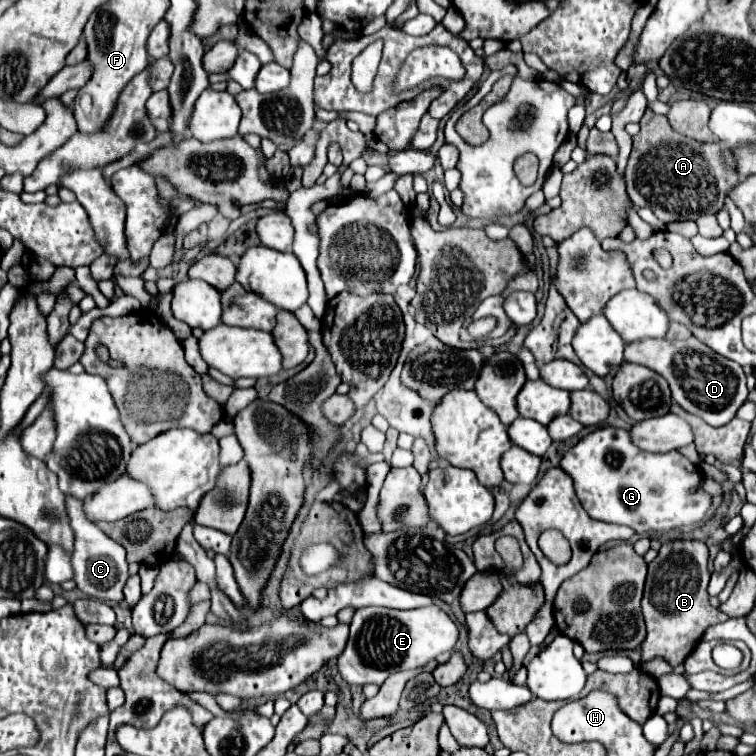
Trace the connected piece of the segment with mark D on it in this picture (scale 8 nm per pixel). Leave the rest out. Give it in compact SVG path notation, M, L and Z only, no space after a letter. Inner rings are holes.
M696 337L678 341L678 347L668 339L642 339L626 343L624 359L658 371L672 389L672 399L688 413L698 415L712 427L726 425L734 419L738 407L748 397L746 377L738 363L720 357L708 345L702 345Z

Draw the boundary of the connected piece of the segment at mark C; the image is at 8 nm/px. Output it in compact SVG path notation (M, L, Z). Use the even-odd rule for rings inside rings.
M66 497L66 507L70 513L72 529L76 533L76 545L72 553L72 567L74 567L74 583L76 587L86 595L102 601L112 601L112 603L122 603L124 601L124 583L128 579L128 563L126 563L126 551L122 545L114 543L98 525L92 521L86 521L82 513L82 501L74 497Z

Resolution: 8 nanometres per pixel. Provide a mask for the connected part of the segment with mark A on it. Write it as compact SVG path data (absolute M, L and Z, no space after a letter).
M646 109L626 167L628 197L636 207L650 207L664 223L696 221L702 213L718 213L728 189L736 183L738 175L724 165L722 147L718 143L702 143L682 137L670 129L664 115Z

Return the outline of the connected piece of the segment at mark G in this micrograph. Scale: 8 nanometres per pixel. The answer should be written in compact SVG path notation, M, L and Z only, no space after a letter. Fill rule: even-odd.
M600 427L578 441L560 461L560 467L572 477L576 497L580 499L582 507L592 519L600 519L606 523L618 523L632 527L638 535L656 535L668 533L672 529L684 525L696 525L704 519L706 511L710 509L712 497L704 491L694 491L700 481L702 473L696 465L692 465L684 455L678 451L668 453L648 453L638 449L632 441L628 431L618 427Z

